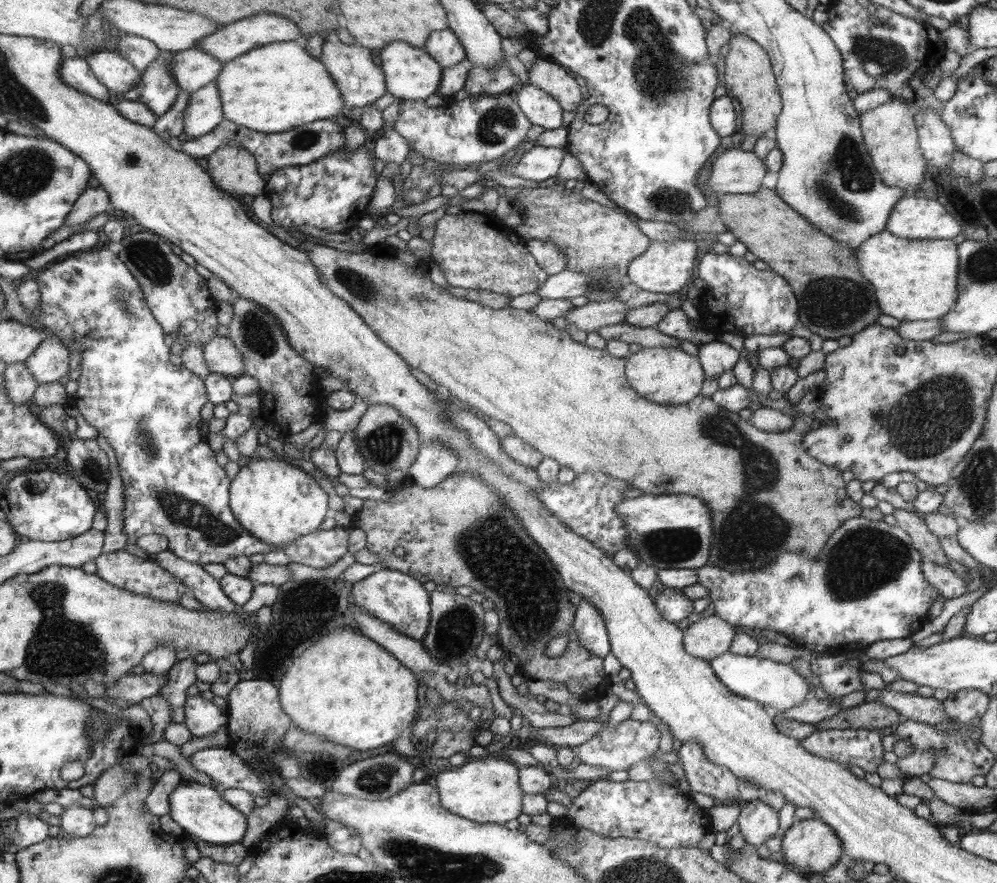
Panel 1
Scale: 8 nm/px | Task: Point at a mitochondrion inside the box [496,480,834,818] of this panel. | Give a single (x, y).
(670, 545)

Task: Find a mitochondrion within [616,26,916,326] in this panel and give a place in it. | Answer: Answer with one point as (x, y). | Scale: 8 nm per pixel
(848, 175)

